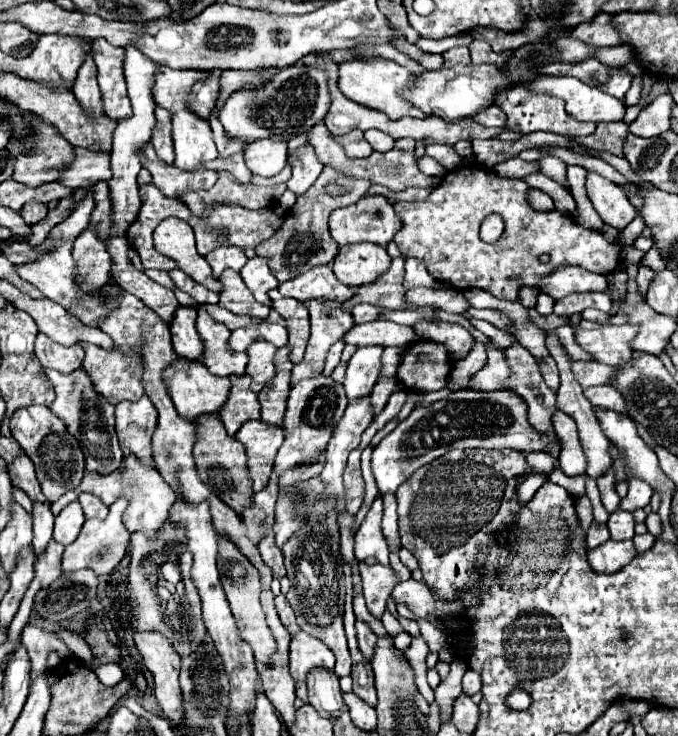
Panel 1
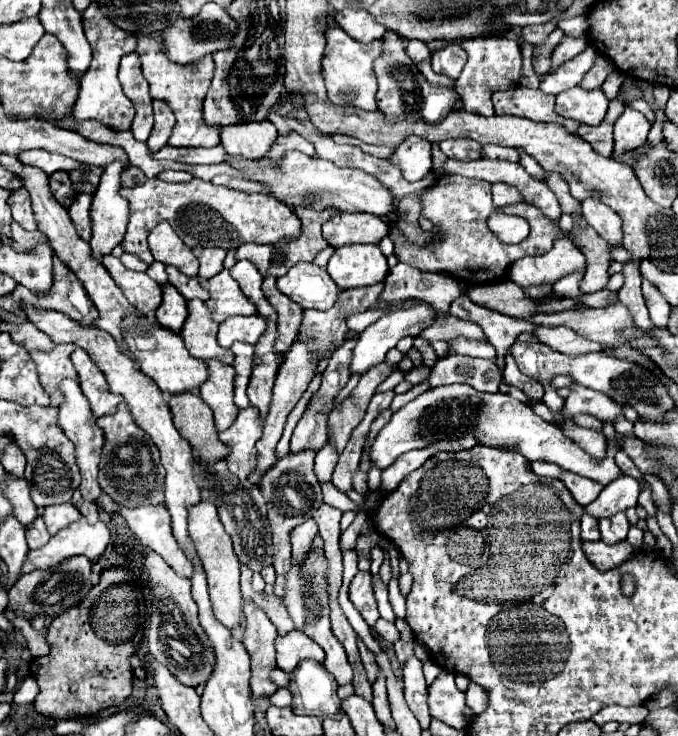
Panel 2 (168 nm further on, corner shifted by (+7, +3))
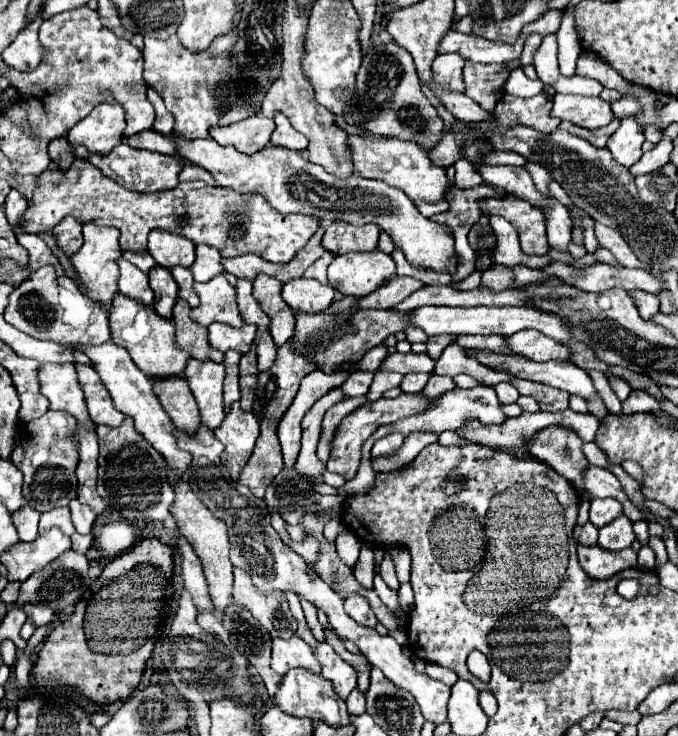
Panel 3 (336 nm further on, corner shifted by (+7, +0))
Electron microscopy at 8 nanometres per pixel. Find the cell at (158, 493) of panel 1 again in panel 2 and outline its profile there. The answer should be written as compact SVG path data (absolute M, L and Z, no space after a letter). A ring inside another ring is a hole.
M106 492L98 498L98 504L100 504L100 508L102 508L106 514L120 514L120 516L126 520L128 528L132 530L134 538L136 538L140 544L152 548L156 554L160 554L178 574L182 574L182 576L186 576L186 578L192 576L192 564L188 564L184 552L180 552L180 546L176 544L176 540L172 540L168 510L166 510L164 506L160 506L160 504L158 504L158 506L144 504L144 506L138 506L138 508L128 508L128 506L122 506L122 504L114 502Z

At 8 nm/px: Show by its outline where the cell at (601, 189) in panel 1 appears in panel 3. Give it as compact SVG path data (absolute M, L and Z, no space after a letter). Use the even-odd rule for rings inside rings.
M596 223L596 239L602 247L606 247L614 259L622 265L622 267L632 267L632 269L644 269L644 271L650 271L648 263L640 261L632 249L628 247L628 243L622 239L622 235L616 231L616 229L610 229L602 223Z

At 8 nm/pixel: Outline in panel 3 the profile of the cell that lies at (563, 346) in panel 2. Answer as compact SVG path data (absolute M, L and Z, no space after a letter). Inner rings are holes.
M518 331L514 335L504 337L508 347L516 353L522 355L530 361L550 361L550 359L568 359L570 351L562 343L542 335L540 331Z

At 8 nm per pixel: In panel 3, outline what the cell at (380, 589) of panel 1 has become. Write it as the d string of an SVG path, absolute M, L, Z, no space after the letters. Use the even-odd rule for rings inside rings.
M350 595L346 601L344 601L344 609L346 613L358 623L358 625L364 625L364 627L376 627L376 617L372 615L372 609L368 607L368 601L362 599L360 595Z

